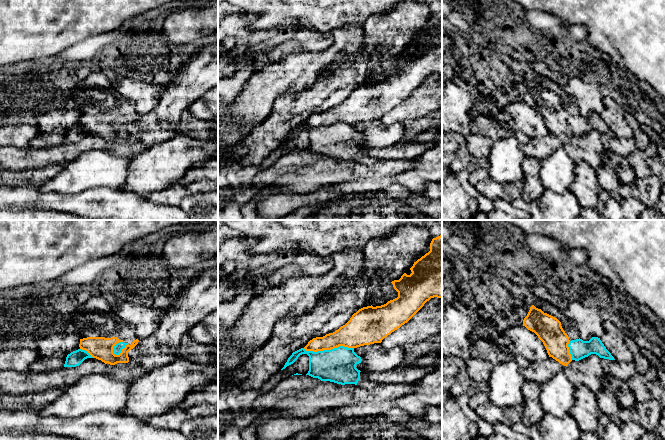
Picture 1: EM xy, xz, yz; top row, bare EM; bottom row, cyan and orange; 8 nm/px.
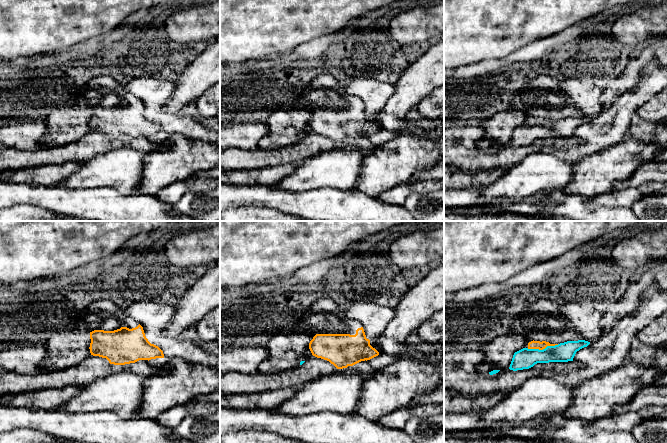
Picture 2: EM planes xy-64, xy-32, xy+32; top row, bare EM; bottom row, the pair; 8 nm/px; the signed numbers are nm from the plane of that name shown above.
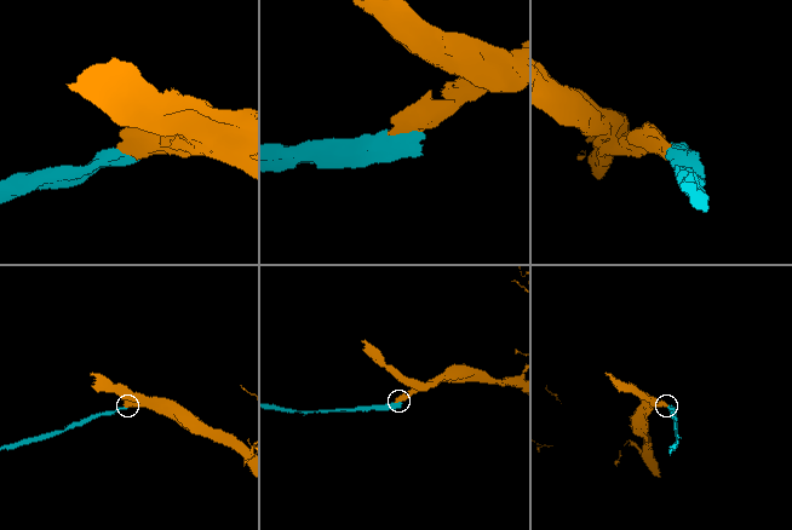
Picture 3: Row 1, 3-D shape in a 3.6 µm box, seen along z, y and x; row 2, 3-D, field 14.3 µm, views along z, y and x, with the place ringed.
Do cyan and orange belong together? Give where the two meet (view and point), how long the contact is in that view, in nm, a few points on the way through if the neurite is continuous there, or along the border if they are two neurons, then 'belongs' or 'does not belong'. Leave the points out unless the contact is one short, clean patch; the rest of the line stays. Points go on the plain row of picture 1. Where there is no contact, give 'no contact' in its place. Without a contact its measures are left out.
meets cyan in xz at (328, 126); contact 400 nm long; border along xz (353, 123), (337, 122), (316, 127), (306, 127), (303, 124); does not belong

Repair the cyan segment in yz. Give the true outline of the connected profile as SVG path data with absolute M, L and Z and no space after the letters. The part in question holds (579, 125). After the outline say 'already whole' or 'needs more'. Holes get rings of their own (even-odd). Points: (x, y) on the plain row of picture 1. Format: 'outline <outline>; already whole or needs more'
outline M592 113L589 117L583 117L580 114L572 116L569 118L568 123L572 136L575 137L579 137L591 130L596 130L600 134L615 136L598 113Z; already whole

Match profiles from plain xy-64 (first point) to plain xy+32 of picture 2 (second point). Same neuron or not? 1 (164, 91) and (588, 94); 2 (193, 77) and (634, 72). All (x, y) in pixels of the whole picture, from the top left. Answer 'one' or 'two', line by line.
1: one
2: two

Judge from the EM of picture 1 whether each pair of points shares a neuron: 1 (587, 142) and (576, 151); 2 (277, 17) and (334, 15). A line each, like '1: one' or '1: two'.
1: one
2: one

